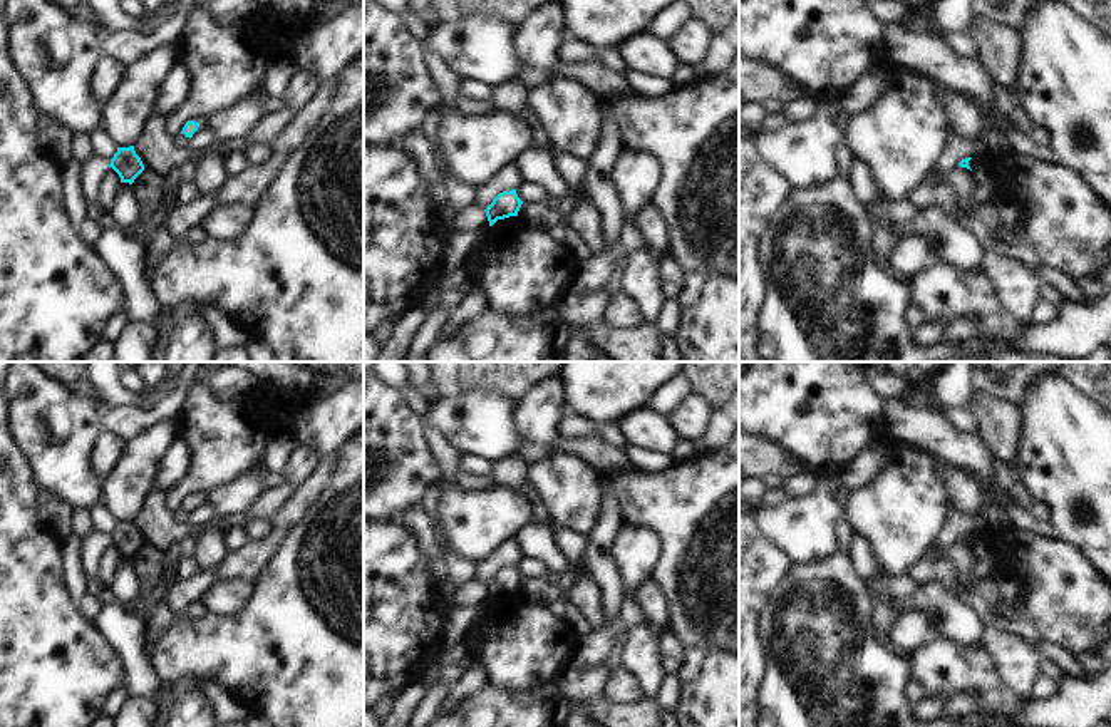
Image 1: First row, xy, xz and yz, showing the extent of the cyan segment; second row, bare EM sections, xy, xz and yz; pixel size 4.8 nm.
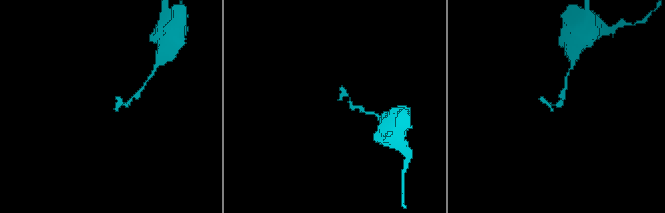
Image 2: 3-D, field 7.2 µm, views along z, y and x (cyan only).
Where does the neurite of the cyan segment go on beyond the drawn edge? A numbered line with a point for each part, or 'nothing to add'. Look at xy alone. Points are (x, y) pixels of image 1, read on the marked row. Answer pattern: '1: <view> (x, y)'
nothing to add

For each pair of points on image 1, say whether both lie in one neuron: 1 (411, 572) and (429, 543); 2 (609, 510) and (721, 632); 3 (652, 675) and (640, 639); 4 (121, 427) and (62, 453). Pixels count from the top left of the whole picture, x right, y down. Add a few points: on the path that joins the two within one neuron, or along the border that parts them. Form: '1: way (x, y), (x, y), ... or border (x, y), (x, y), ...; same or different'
1: border (399, 521), (423, 556), (429, 582), (436, 592); different
2: border (609, 486), (625, 523); different
3: way (647, 667), (640, 657), (640, 647); same
4: border (104, 409), (101, 414), (103, 429); different

